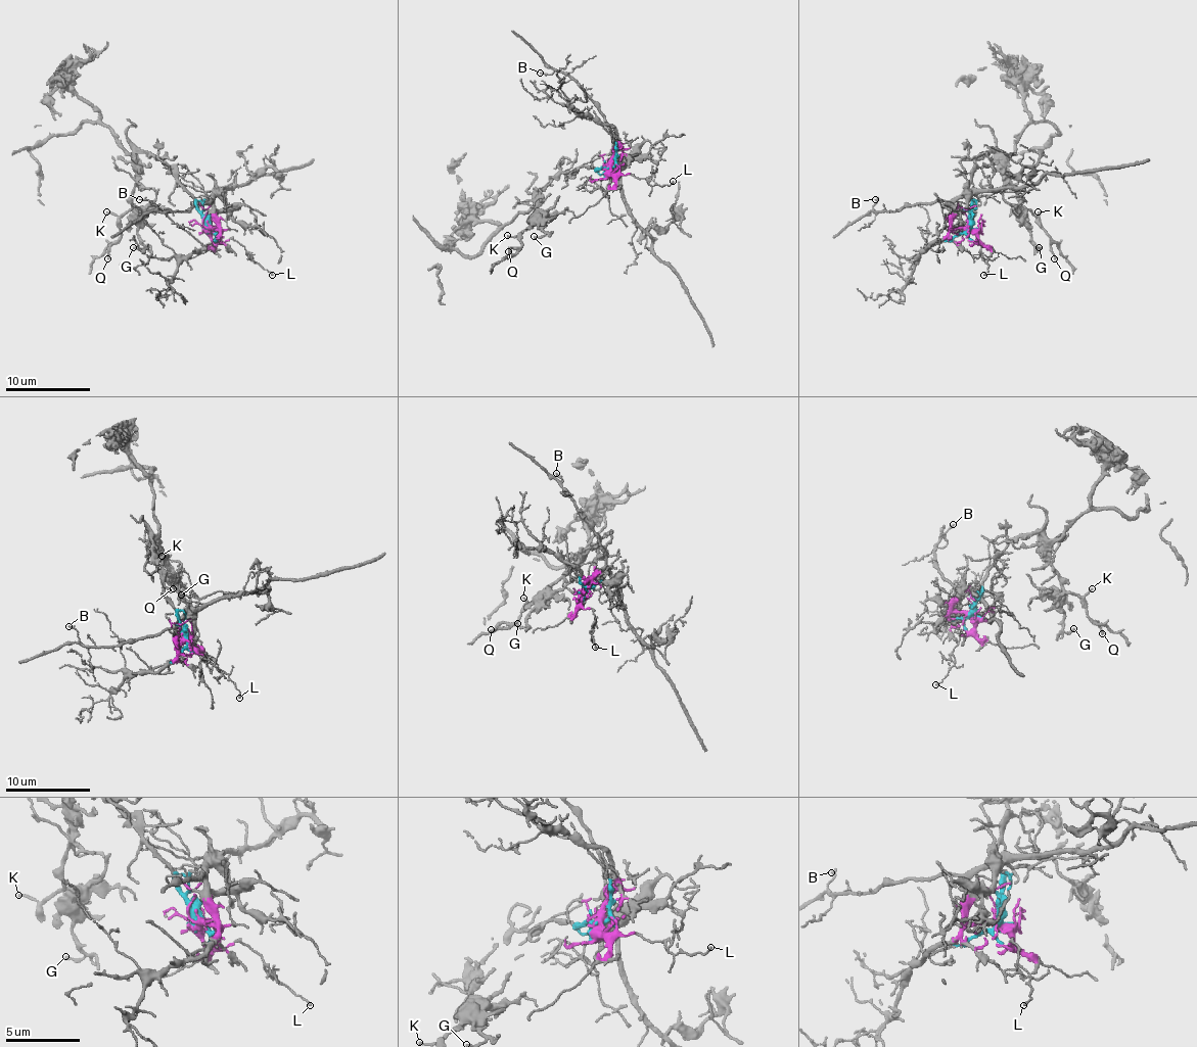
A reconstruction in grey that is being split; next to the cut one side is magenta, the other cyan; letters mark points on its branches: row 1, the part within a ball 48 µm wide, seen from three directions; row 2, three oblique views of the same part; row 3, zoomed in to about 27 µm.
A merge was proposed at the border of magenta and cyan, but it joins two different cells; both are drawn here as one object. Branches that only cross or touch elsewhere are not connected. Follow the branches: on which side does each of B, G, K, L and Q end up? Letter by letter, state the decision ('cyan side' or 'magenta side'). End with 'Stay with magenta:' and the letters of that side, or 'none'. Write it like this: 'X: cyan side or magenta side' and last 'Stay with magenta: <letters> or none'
B: magenta side
G: cyan side
K: cyan side
L: magenta side
Q: cyan side
Stay with magenta: B, L

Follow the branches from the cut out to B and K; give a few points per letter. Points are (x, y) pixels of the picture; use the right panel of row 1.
B: (969, 228), (953, 225), (951, 204), (941, 200), (904, 204), (898, 210), (874, 210), (874, 200)
K: (969, 228), (969, 175), (978, 159), (988, 153), (1026, 208), (1036, 217), (1038, 212)

